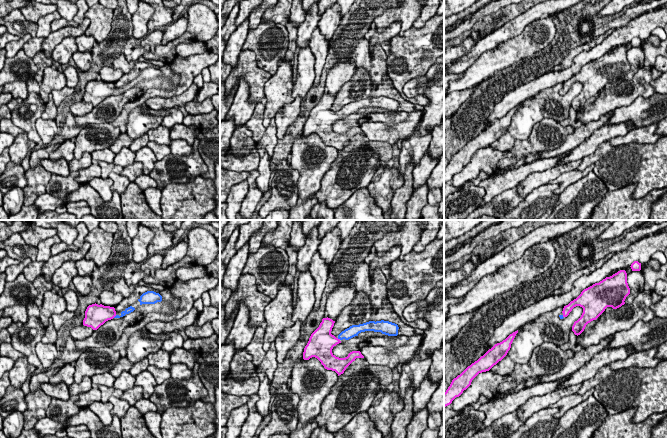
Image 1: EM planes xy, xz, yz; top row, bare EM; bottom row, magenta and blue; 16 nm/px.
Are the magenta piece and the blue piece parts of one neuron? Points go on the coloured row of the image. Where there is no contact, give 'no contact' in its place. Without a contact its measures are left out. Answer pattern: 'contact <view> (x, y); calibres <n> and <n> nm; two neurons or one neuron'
contact xy (114, 316); calibres 320 and 100 nm; one neuron

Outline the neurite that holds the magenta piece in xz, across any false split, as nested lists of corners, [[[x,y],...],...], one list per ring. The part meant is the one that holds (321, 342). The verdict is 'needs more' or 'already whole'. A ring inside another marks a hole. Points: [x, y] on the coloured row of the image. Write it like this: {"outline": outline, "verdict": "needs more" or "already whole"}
{"outline": [[[323,318],[319,327],[311,334],[307,345],[304,348],[303,359],[317,358],[327,370],[335,371],[338,376],[343,374],[346,368],[356,358],[364,358],[360,351],[352,351],[345,358],[336,357],[332,349],[343,339],[349,340],[359,333],[365,331],[381,332],[388,336],[398,335],[398,325],[389,321],[369,321],[359,325],[352,325],[342,331],[336,338],[331,334],[335,321],[330,318]]], "verdict": "needs more"}

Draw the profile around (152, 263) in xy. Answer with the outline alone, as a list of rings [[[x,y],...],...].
[[[155,253],[149,256],[144,262],[140,264],[140,270],[145,271],[148,270],[150,276],[155,276],[155,271],[161,268],[163,263],[163,256],[160,253]]]

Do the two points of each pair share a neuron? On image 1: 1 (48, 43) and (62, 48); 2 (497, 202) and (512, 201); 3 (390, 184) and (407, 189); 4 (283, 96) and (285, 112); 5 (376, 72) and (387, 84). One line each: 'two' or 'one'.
1: two
2: one
3: two
4: two
5: two

